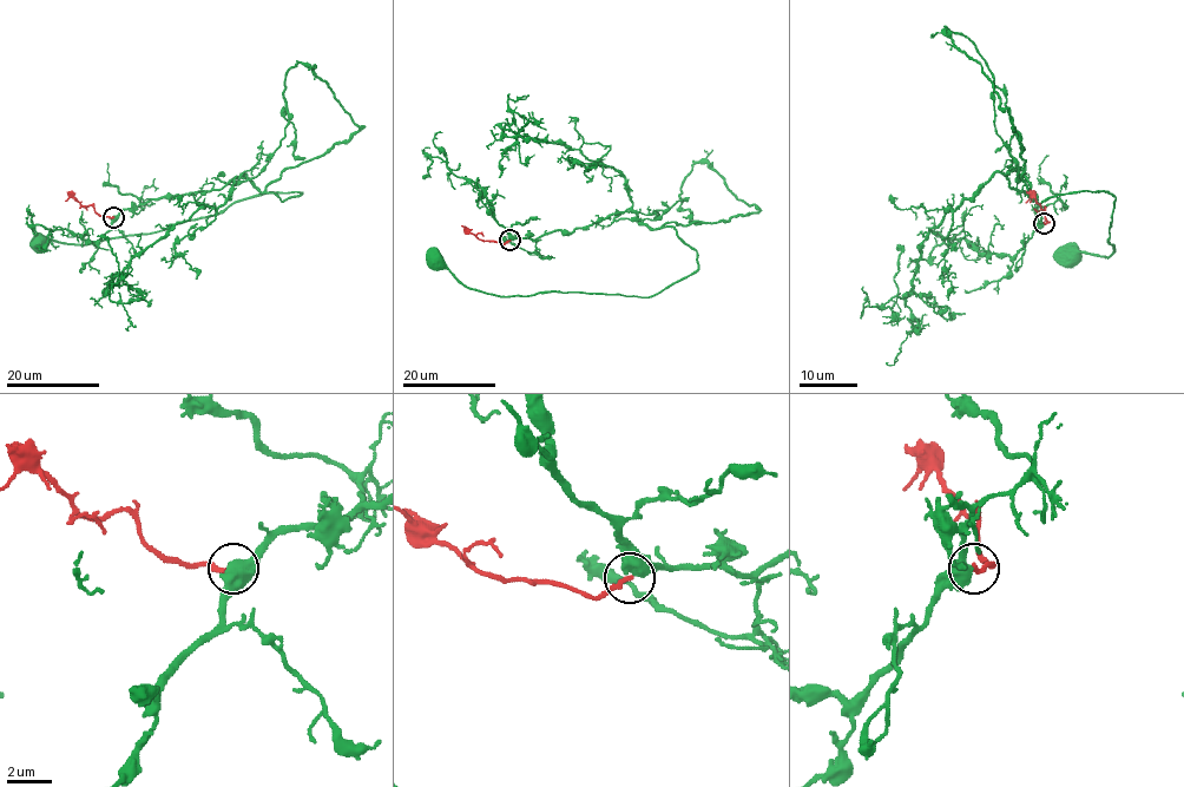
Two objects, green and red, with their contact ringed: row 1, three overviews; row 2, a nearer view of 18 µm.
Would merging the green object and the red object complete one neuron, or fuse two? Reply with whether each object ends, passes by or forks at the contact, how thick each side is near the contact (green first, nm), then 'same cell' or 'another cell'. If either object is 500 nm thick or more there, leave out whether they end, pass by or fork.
550/240 nm | same cell

